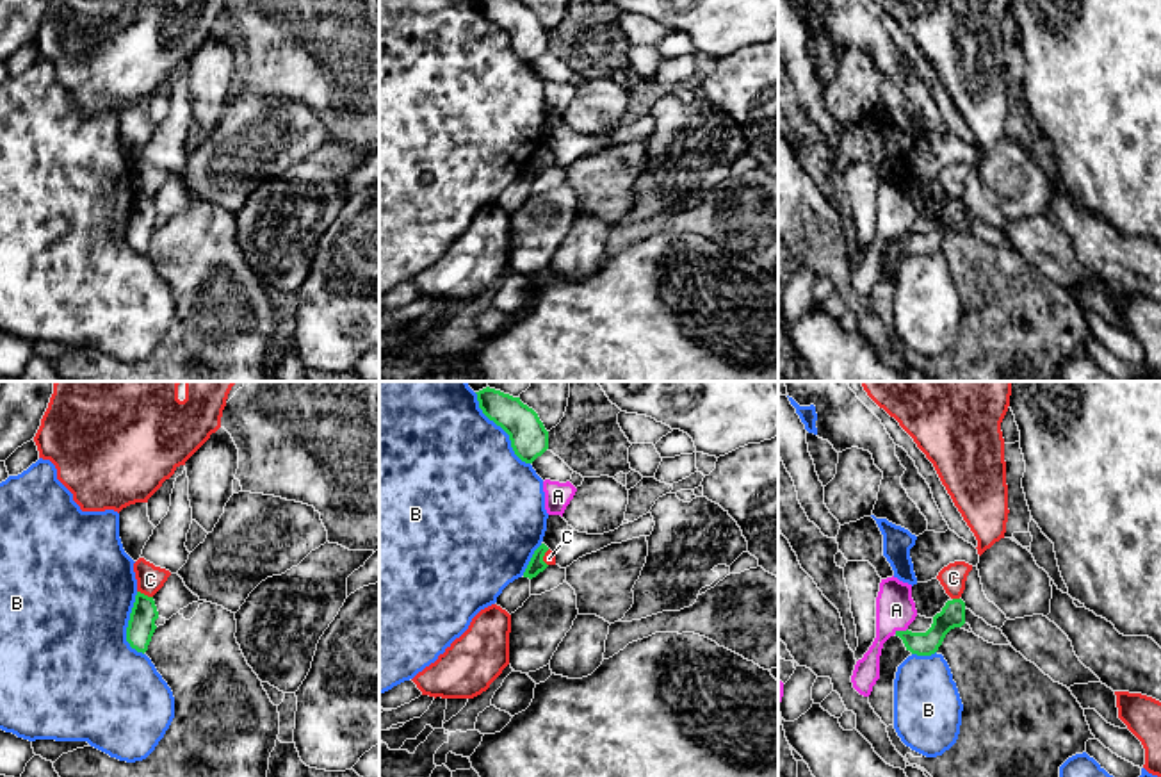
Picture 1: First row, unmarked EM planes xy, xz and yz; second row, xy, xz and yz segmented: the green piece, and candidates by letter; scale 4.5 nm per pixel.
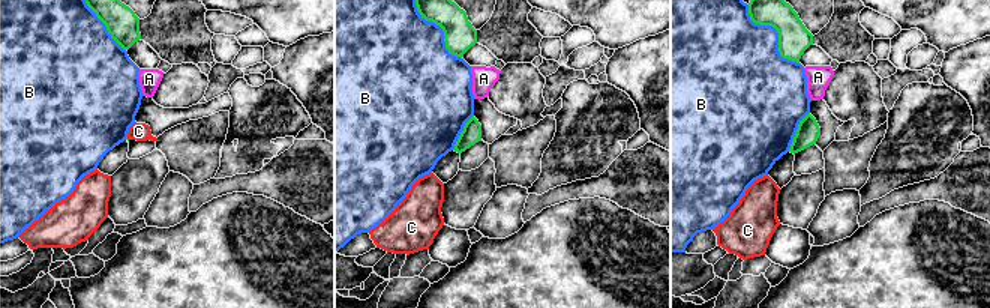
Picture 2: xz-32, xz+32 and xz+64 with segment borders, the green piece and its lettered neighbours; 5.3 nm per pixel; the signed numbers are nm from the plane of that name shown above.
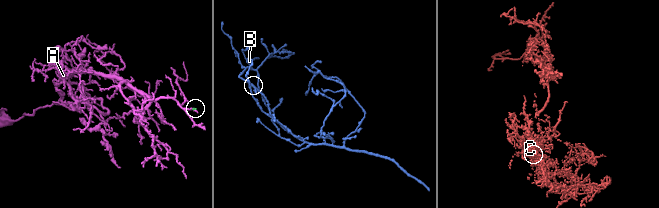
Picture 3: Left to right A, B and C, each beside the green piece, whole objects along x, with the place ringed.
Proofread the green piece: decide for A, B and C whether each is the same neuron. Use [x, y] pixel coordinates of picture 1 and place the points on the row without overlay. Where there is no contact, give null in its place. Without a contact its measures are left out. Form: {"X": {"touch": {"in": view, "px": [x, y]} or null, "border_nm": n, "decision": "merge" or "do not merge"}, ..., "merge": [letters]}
{"A": {"touch": {"in": "yz", "px": [900, 232]}, "border_nm": 70, "decision": "do not merge"}, "B": {"touch": {"in": "xz", "px": [506, 32]}, "border_nm": 380, "decision": "do not merge"}, "C": {"touch": {"in": "xy", "px": [143, 195]}, "border_nm": 80, "decision": "do not merge"}, "merge": []}

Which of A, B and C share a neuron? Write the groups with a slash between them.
A / B / C

